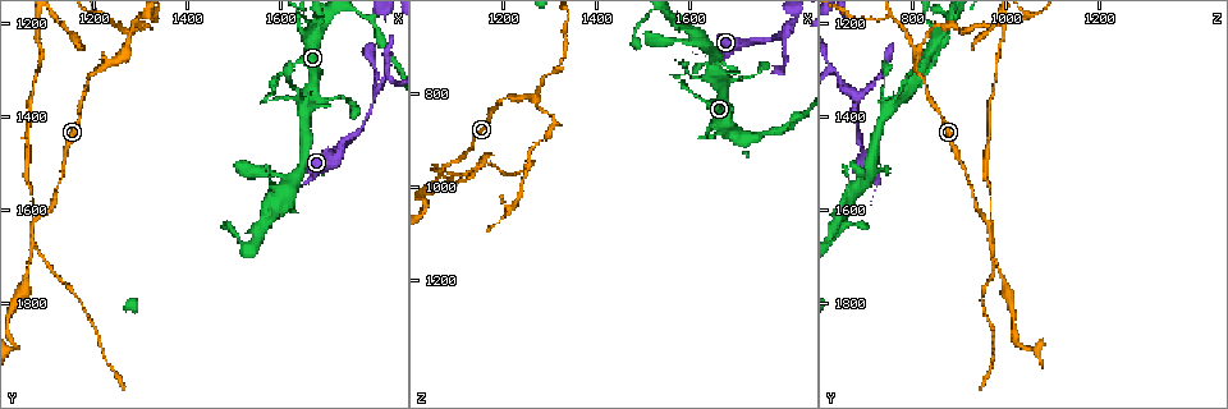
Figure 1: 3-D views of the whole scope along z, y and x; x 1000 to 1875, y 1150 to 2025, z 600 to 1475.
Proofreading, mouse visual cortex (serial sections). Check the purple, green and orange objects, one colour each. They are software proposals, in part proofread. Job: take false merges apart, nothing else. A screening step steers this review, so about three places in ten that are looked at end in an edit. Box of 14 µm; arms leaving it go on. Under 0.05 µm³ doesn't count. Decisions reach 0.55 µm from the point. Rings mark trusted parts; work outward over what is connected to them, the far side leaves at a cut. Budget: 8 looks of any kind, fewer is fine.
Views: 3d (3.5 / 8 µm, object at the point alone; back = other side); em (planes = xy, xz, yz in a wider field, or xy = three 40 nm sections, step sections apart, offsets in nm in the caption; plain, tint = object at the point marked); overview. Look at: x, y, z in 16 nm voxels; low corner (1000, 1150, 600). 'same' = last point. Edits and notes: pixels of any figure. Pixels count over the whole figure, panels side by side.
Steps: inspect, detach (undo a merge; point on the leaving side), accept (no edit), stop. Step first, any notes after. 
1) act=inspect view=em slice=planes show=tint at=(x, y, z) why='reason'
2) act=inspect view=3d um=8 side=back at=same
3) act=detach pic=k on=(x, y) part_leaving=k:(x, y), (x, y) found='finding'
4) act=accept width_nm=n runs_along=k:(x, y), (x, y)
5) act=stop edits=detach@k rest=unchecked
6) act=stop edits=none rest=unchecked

act=inspect view=3d um=3.5 at=(1675, 1225, 860) why='four arms meet'

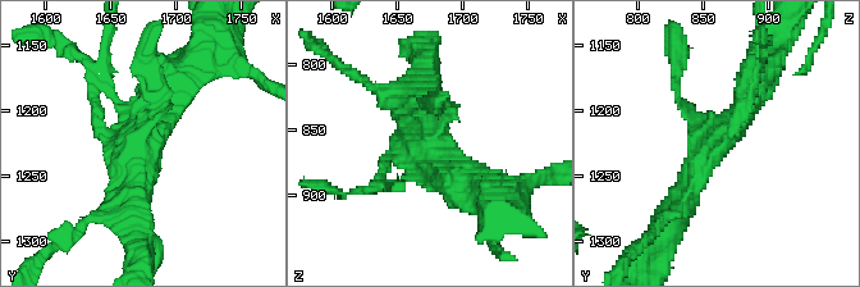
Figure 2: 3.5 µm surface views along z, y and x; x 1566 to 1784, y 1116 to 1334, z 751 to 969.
act=inspect view=em slice=xy step=1 show=tint at=(1674, 1220, 864) why='now the EM'

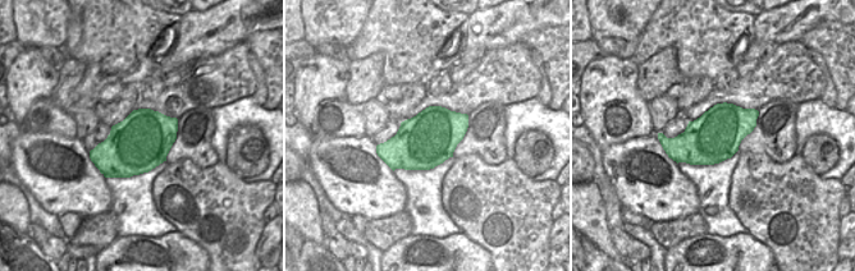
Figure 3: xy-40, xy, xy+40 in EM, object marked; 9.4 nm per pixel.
act=accept arms=4 arm_widths_nm=100,150,350,350 runs_along=2:(676, 208), (760, 74) found='one cell here'

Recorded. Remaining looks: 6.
act=inspect view=3d um=3.5 at=(1800, 1365, 685) why='three arms meet'

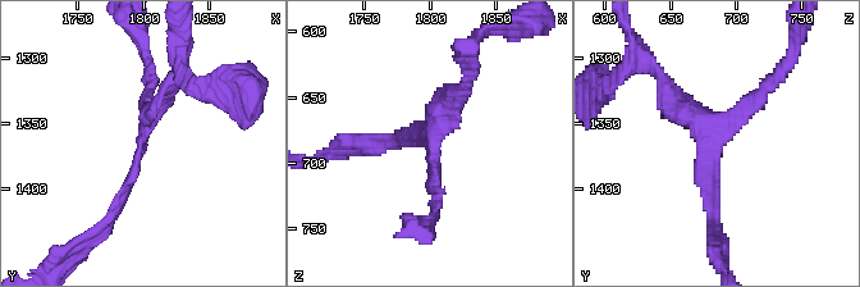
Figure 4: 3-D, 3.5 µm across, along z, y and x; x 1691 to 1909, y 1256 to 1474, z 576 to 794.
act=inspect view=em slice=planes show=tint at=(1798, 1360, 684) arms=3 arm_widths_nm=150,150,150 why='need the tissue'

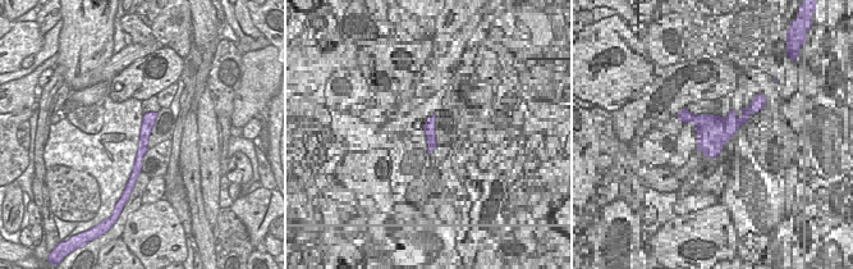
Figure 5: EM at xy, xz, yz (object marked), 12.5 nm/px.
act=accept width_nm=160 runs_along=5:(152, 115), (146, 126), (133, 176) found='continuous, no second cell'

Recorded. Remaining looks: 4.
act=inspect view=3d um=8 at=(1805, 1200, 880) why='thin neck'

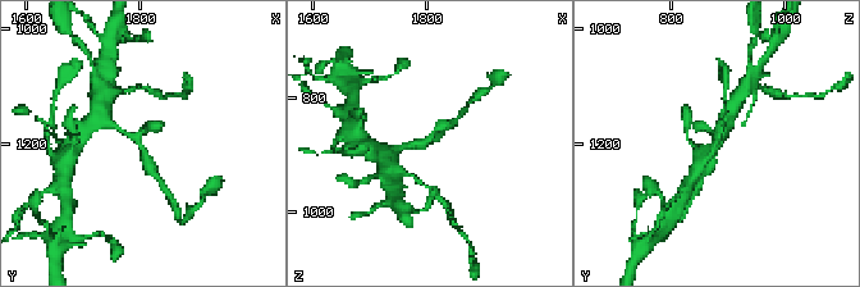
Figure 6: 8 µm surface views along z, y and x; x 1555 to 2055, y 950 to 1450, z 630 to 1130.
act=inspect view=em slice=planes show=tint at=(1805, 1200, 880)

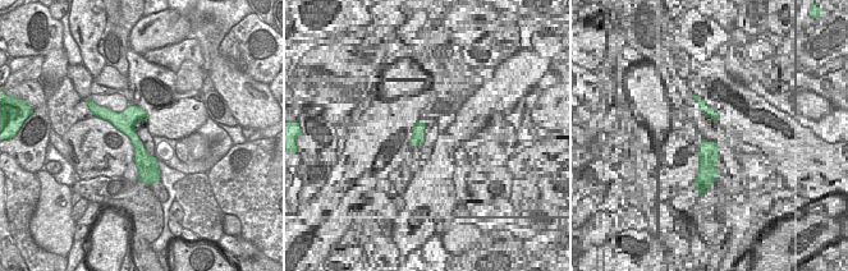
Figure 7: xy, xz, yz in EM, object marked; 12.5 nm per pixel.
act=accept found='continuous, no second cell'

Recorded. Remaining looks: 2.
act=inspect view=3d um=3.5 at=(1655, 1385, 745) why='a fork'

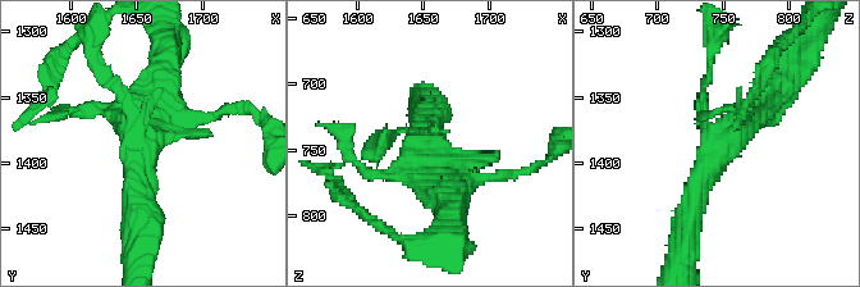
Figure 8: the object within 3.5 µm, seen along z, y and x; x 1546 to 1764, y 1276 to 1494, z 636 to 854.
act=accept runs_along=8:(773, 85), (714, 151), (689, 218) found='one cell here'

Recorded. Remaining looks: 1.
act=stop edits=none rest=unchecked

